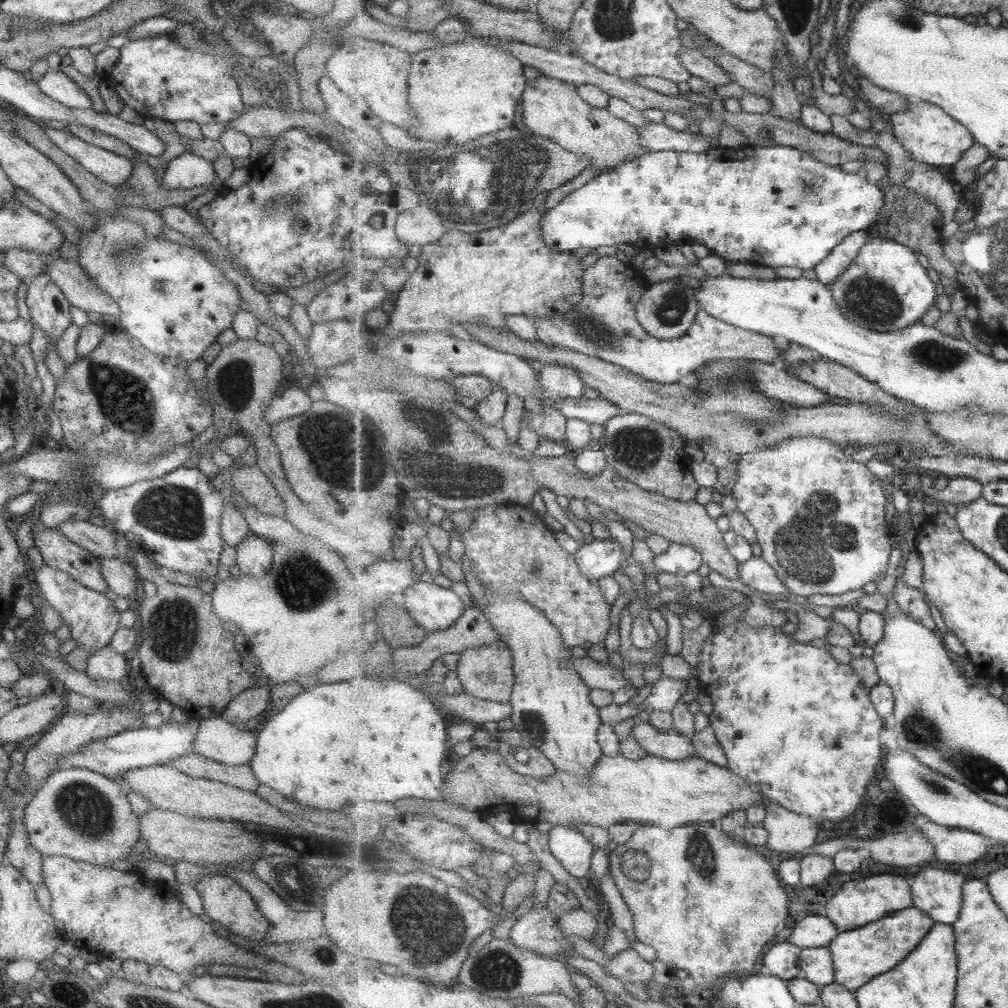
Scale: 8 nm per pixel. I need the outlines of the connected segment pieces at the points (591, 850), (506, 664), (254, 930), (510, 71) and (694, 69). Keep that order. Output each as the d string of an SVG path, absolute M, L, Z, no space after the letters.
M555 825L549 833L553 853L578 878L593 870L596 846L580 828Z
M503 641L484 644L482 647L468 649L460 653L460 656L456 672L468 694L474 694L481 699L511 703L517 684L517 673L515 672L515 656L509 644Z
M212 872L194 881L194 888L199 892L203 902L203 911L212 920L220 922L226 929L236 935L246 936L252 941L263 941L271 928L269 920L260 912L254 897L238 884L232 877Z
M463 35L454 45L415 53L413 64L410 92L412 106L422 122L416 130L420 138L446 140L448 146L456 146L456 142L468 144L470 140L514 126L529 80L522 59L510 53L508 47L485 38Z
M684 46L682 48L682 63L693 76L700 76L710 80L715 86L728 86L736 81L736 77L720 65L712 57L704 54L700 48L692 49Z

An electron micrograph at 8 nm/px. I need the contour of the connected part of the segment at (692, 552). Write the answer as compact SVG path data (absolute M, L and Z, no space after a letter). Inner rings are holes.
M671 543L666 552L656 556L655 562L658 568L656 574L668 572L668 574L682 577L690 572L700 570L702 564L705 563L705 558L696 547Z

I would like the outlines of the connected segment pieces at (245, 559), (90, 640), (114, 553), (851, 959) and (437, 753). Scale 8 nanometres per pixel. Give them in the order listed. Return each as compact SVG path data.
M250 534L237 549L237 565L245 575L260 577L272 569L273 545L256 534Z
M46 563L35 572L35 577L44 598L60 613L62 622L66 622L70 627L71 639L75 640L77 648L91 656L108 646L114 633L121 627L121 611L116 609L113 600L107 598L104 593L78 583L70 574Z
M66 515L66 520L60 523L57 528L62 530L62 534L65 534L66 538L89 550L100 559L104 557L127 559L125 553L118 550L118 544L116 544L118 535L109 526L97 526L90 523L88 519L67 520Z
M914 906L863 928L841 932L829 946L836 962L837 982L857 992L877 976L896 969L926 940L937 923L925 910Z
M356 678L356 680L336 682L336 684L320 684L320 686L314 686L306 692L298 694L298 698L294 697L292 702L268 721L266 727L257 736L256 754L250 762L251 769L260 784L274 789L286 798L298 801L302 806L312 806L318 810L344 810L350 806L350 802L356 802L356 800L396 802L402 798L422 798L433 802L438 800L443 803L446 800L446 796L443 794L445 775L449 766L446 754L453 747L450 742L448 722L444 720L444 712L435 704L432 697L420 687L398 680L368 680L368 678L362 680L362 678Z

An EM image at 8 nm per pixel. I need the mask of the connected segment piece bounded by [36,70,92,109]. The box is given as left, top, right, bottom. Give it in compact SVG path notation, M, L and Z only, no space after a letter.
M48 70L36 84L44 94L70 108L92 109L90 96L61 70Z

